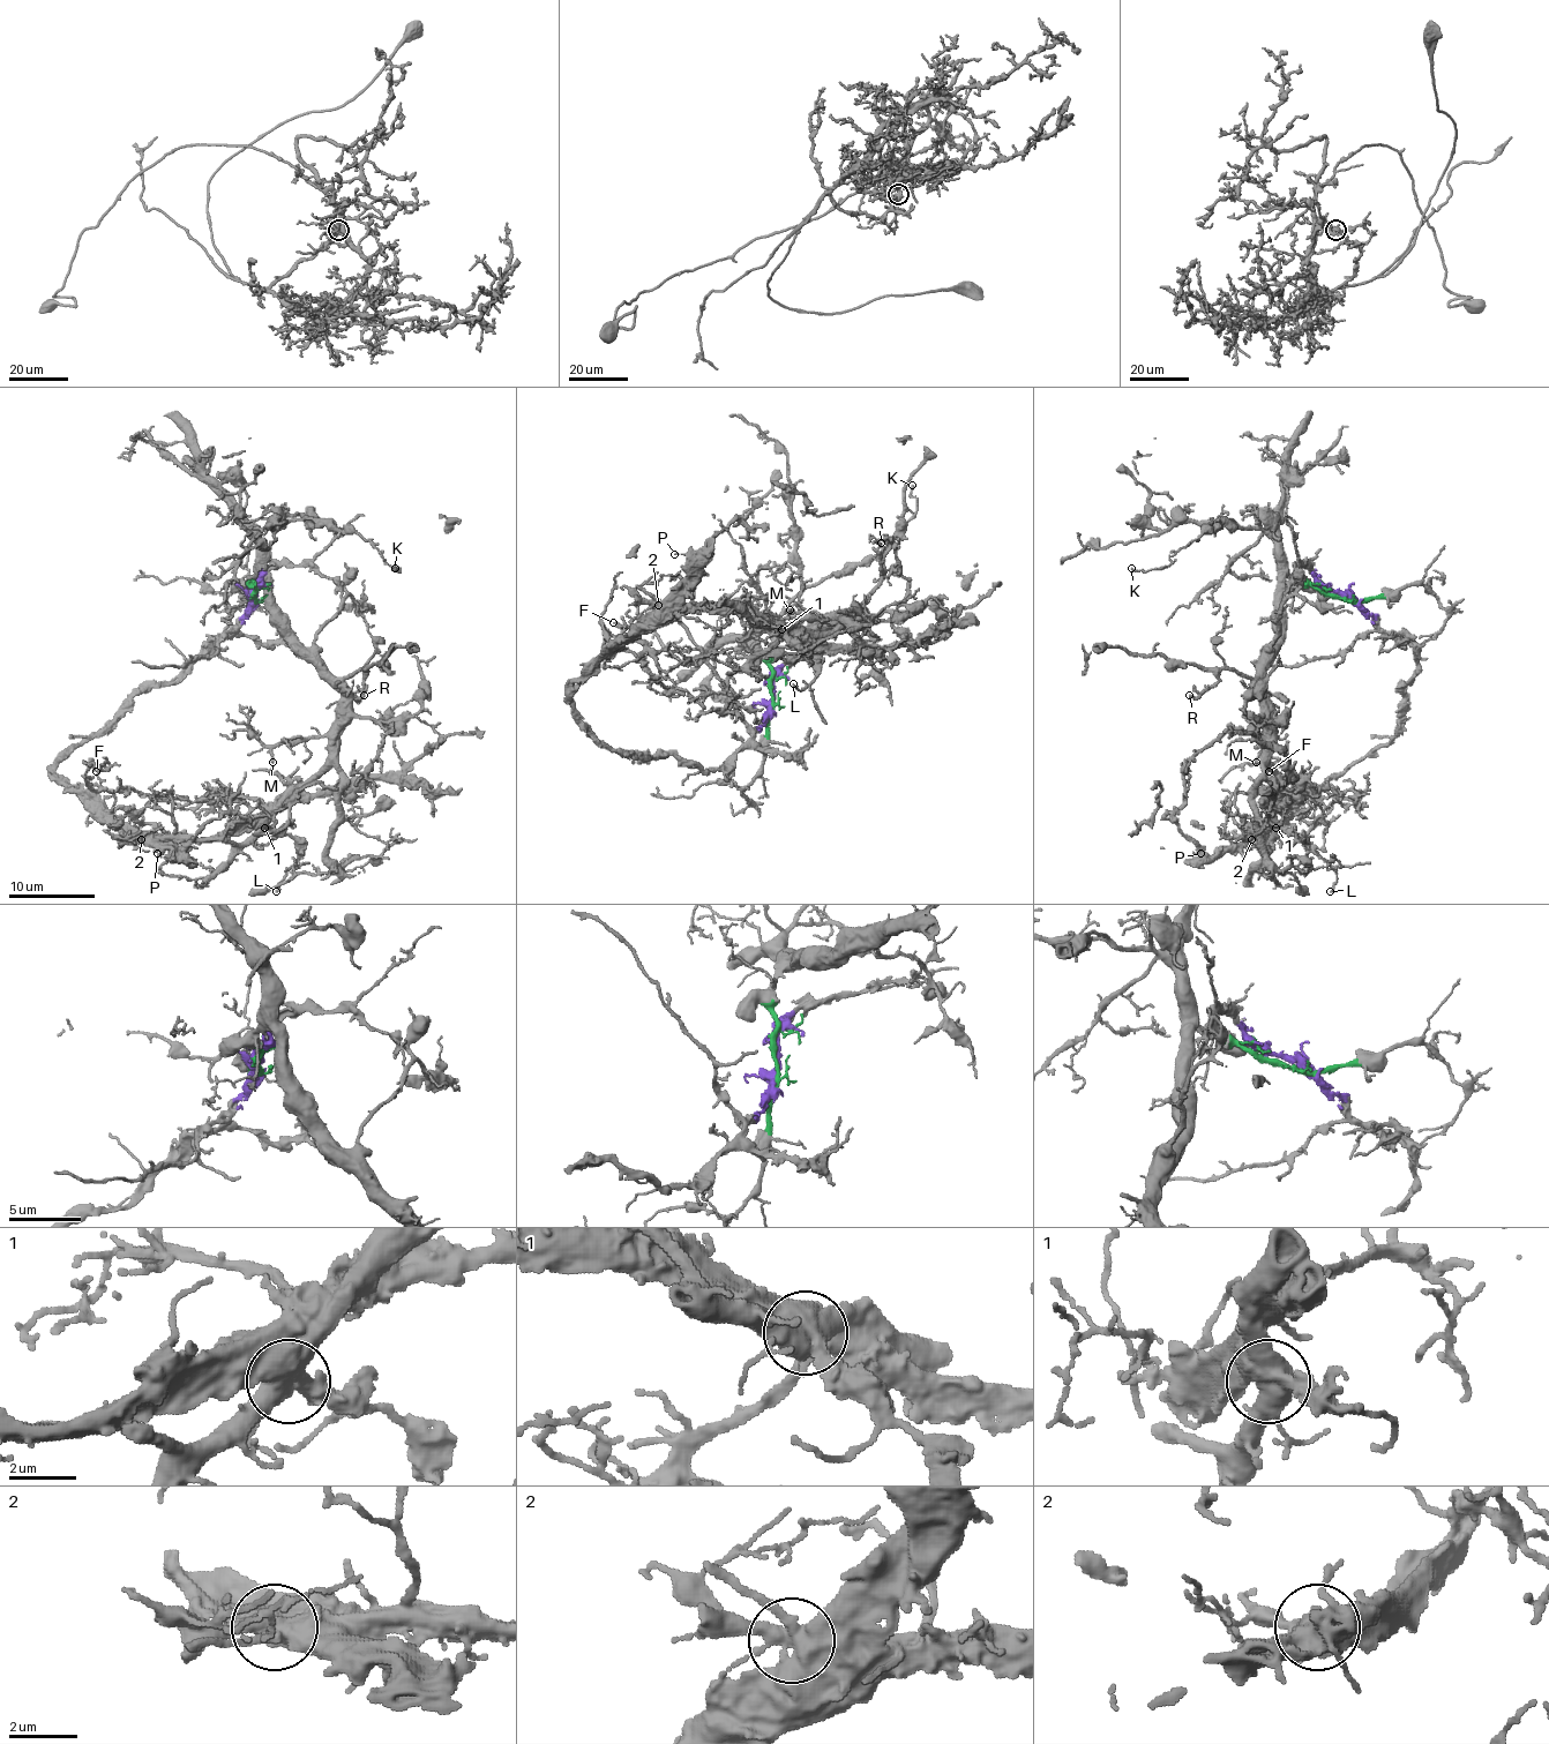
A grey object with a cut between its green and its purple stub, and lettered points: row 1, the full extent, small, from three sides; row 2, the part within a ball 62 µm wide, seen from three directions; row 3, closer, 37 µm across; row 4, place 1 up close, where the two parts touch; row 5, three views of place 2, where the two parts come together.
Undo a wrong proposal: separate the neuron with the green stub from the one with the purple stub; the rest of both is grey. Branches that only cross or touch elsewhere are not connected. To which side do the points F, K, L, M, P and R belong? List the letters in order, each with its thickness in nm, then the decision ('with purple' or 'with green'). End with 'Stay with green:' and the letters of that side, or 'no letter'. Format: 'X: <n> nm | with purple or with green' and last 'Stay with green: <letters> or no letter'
F: 180 nm | with purple
K: 110 nm | with green
L: 150 nm | with purple
M: 140 nm | with green
P: 70 nm | with purple
R: 110 nm | with green
Stay with green: K, M, R

